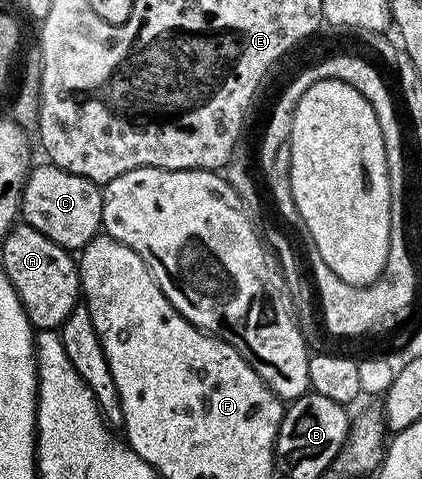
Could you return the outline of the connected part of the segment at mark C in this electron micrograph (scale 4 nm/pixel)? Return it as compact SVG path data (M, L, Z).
M53 164L45 165L35 165L27 173L22 187L21 217L25 225L36 228L36 232L44 232L48 240L60 244L65 250L79 252L90 241L91 245L102 230L103 187Z

